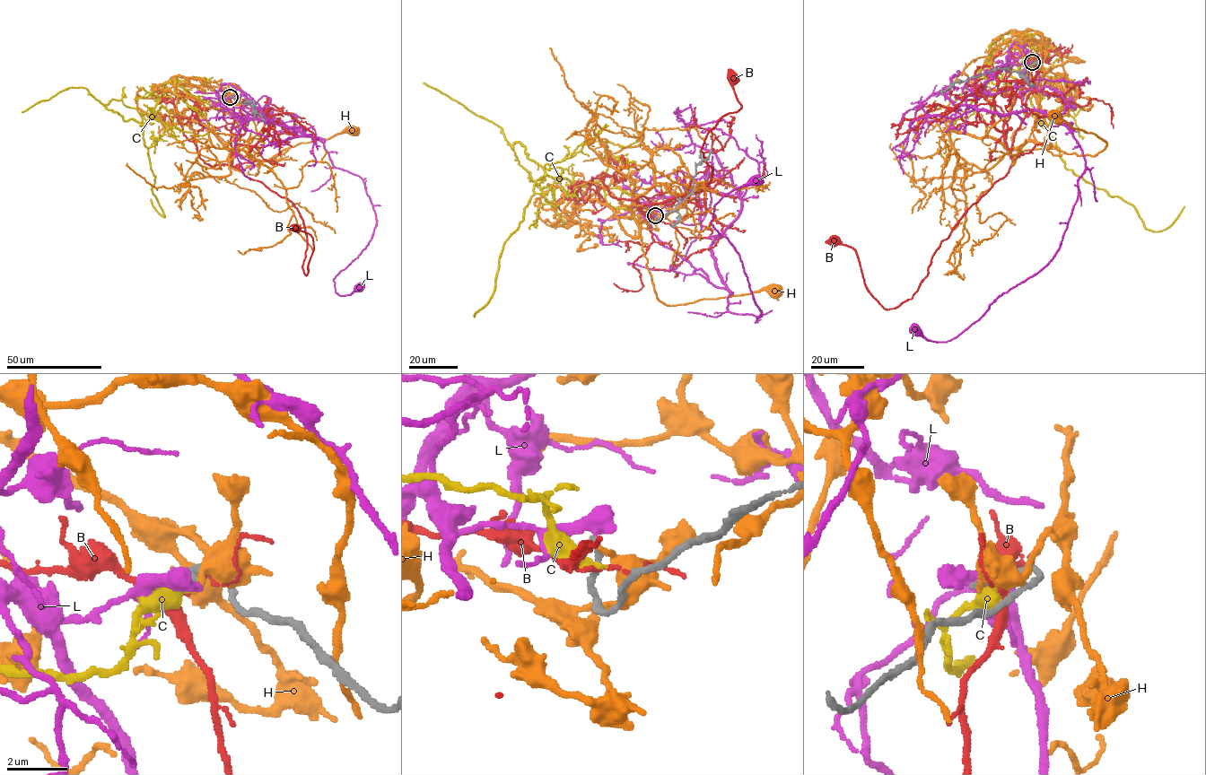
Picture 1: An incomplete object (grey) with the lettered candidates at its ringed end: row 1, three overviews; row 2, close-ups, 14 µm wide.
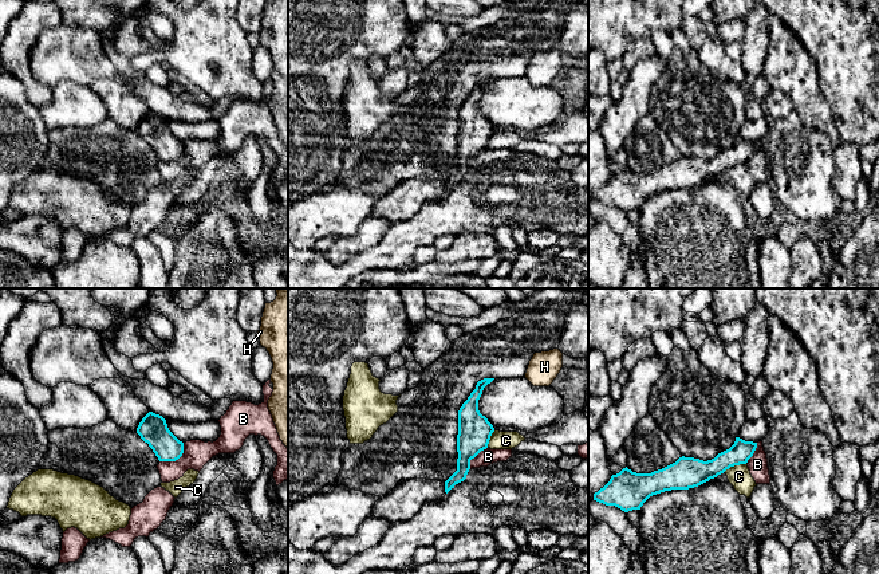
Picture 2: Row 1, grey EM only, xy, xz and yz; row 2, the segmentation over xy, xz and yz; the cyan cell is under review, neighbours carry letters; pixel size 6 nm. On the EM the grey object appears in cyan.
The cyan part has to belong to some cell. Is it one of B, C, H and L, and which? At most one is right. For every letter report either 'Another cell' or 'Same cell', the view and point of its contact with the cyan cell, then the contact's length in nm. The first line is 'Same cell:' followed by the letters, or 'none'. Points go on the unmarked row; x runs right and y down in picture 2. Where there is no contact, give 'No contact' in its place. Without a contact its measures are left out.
Same cell: none
B: Another cell. Touches cyan at xy (176, 158). Shared border 190 nm
C: Another cell. Touches cyan at yz (734, 164). Shared border 140 nm
H: Another cell. No contact
L: Another cell. No contact

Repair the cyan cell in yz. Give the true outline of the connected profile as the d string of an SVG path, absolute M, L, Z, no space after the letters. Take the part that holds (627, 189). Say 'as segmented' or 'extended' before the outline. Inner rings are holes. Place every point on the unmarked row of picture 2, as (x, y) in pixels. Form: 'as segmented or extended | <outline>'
as segmented | M736 137L729 149L707 161L682 156L675 162L651 173L636 173L626 166L612 174L610 181L594 193L594 200L615 205L624 212L640 209L653 194L694 188L717 177L730 166L746 164L756 148L757 142Z

